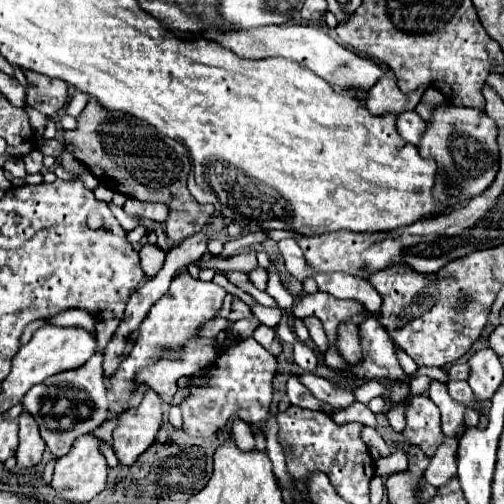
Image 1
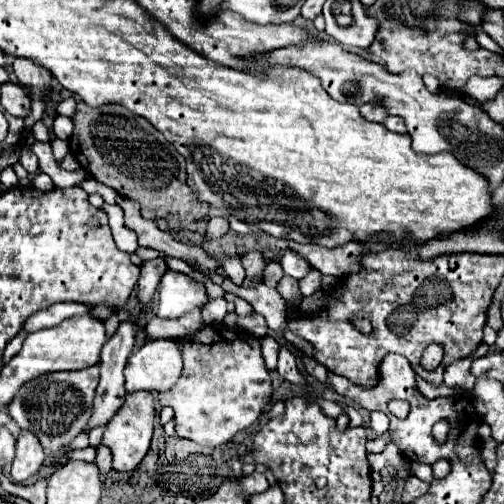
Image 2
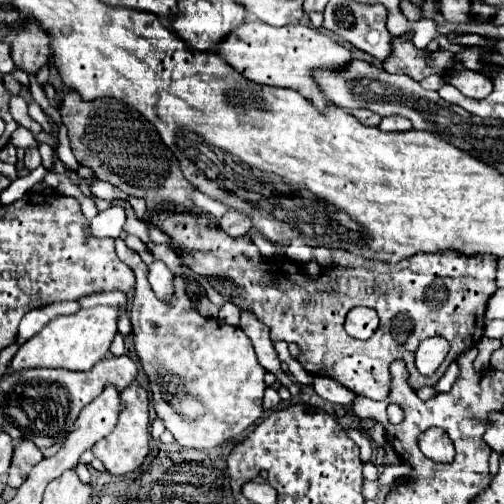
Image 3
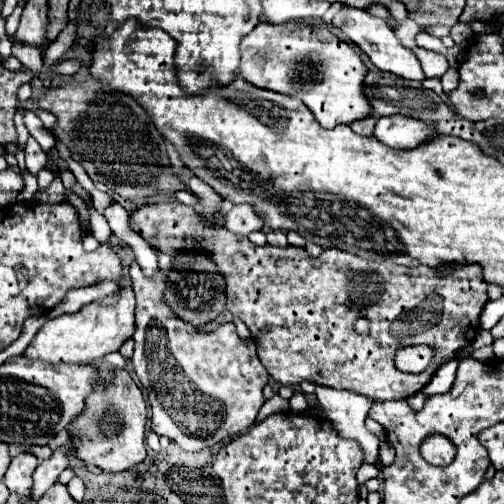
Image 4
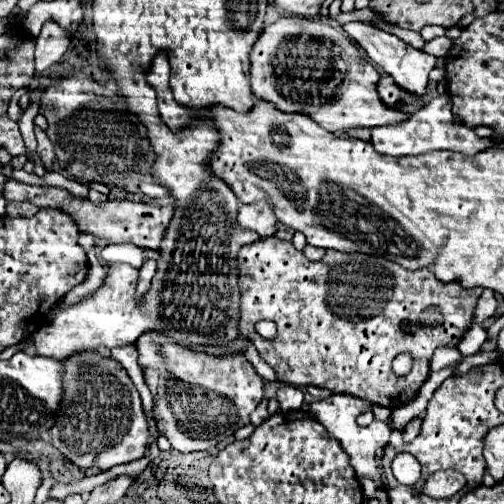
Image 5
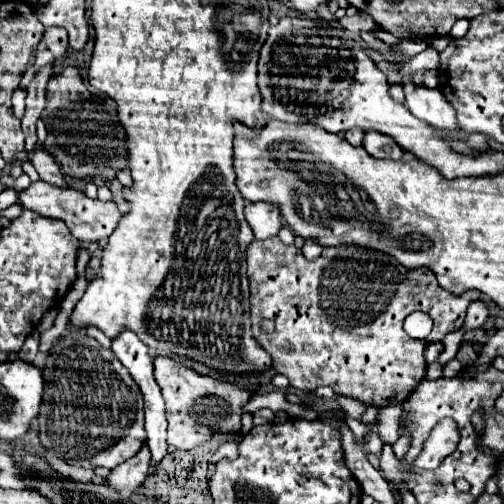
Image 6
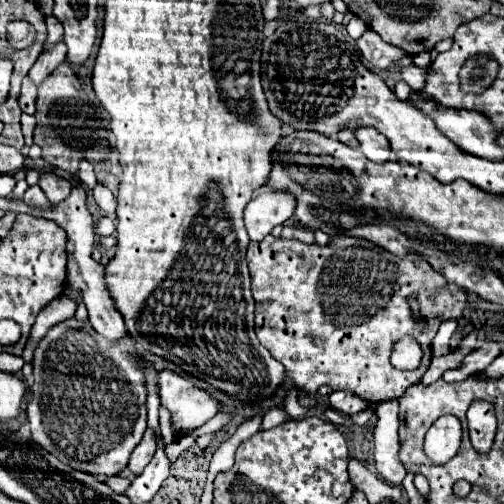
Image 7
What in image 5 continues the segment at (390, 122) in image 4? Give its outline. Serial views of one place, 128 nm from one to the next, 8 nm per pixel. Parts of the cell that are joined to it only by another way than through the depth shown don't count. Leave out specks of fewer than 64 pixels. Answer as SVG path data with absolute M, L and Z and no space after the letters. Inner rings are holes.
M439 96L431 99L423 108L398 124L386 124L372 128L372 140L370 140L380 154L388 156L410 156L410 154L424 154L434 150L454 150L454 152L466 152L468 156L482 152L484 148L494 146L488 138L480 138L472 132L468 126L454 126L452 124L452 102L448 96Z

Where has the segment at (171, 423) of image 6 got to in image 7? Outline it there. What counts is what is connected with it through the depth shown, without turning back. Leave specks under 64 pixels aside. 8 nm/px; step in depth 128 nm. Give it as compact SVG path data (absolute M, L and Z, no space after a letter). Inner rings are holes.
M172 370L158 372L158 384L162 406L172 414L172 430L180 436L194 432L222 408L206 390L196 388Z

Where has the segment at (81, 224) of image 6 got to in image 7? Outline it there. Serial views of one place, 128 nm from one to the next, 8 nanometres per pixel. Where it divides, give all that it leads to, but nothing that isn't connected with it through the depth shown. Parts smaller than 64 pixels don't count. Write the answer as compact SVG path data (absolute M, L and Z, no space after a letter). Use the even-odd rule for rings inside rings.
M36 184L36 186L30 186L24 194L24 202L30 206L30 208L50 208L50 200L44 196L42 188ZM108 216L96 218L92 226L94 226L94 234L96 234L96 236L110 236L110 234L114 232L114 222L112 222Z

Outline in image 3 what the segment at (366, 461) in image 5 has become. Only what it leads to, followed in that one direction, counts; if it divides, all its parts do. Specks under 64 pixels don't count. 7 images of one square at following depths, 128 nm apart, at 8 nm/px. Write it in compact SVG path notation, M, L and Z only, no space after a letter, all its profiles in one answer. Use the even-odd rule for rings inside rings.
M316 376L314 378L314 390L318 396L322 396L324 400L328 402L334 402L334 404L340 404L344 408L350 408L352 400L354 400L354 392L350 392L348 388L344 388L342 384L338 384L336 380L332 378L326 378L326 376Z

